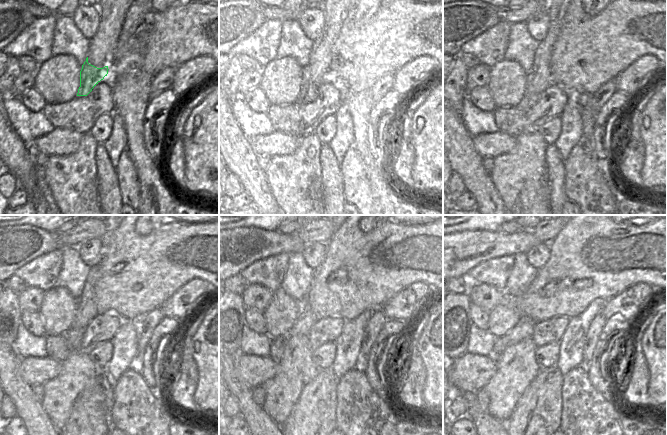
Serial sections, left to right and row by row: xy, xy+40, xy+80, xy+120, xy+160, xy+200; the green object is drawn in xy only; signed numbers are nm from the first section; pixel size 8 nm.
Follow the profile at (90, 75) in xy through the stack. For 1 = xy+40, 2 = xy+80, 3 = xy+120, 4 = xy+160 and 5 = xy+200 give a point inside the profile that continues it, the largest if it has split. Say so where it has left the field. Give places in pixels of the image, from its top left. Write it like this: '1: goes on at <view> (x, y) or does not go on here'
1: goes on at xy+40 (309, 92)
2: goes on at xy+80 (529, 100)
3: goes on at xy+120 (78, 371)
4: goes on at xy+160 (295, 369)
5: goes on at xy+200 (516, 367)

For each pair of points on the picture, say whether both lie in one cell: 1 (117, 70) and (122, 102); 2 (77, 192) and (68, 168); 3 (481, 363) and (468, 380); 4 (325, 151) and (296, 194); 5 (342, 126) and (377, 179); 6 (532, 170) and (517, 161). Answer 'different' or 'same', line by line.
1: same
2: same
3: same
4: different
5: different
6: same

